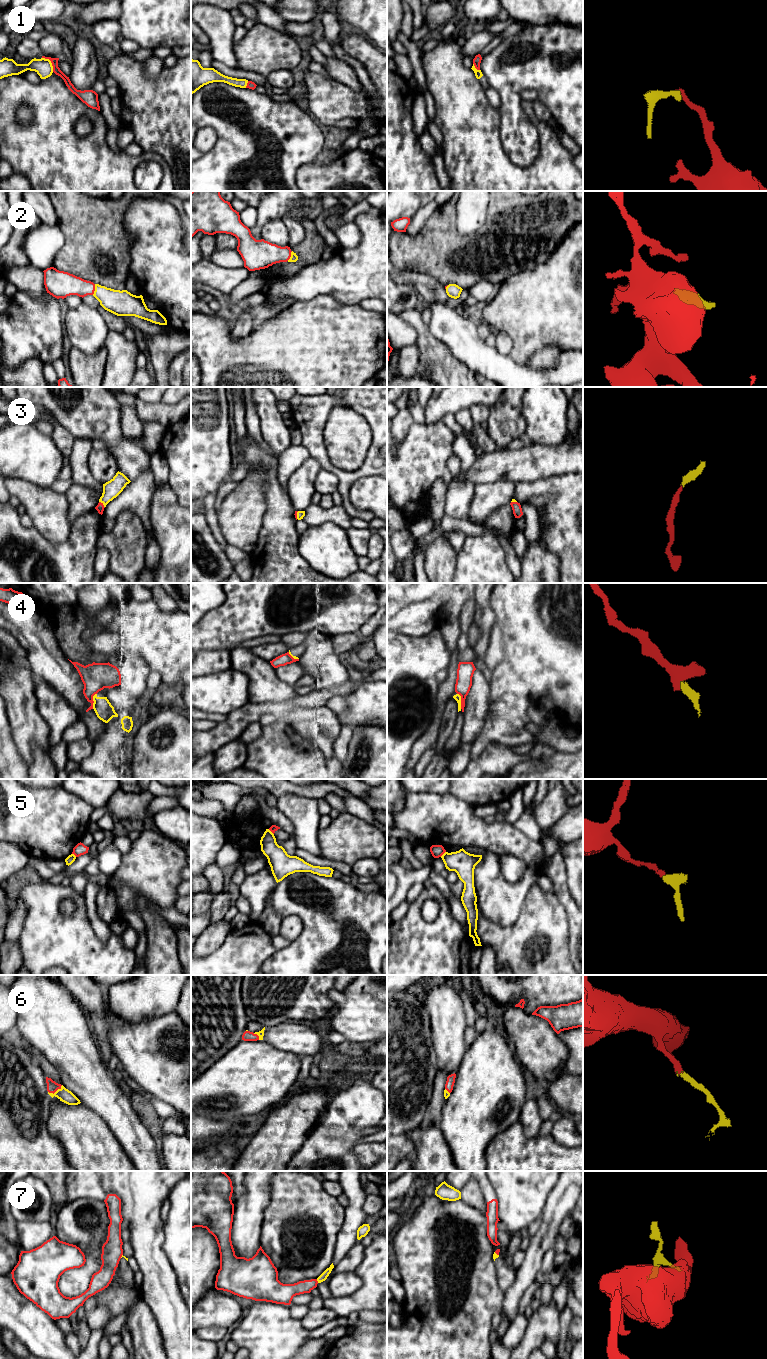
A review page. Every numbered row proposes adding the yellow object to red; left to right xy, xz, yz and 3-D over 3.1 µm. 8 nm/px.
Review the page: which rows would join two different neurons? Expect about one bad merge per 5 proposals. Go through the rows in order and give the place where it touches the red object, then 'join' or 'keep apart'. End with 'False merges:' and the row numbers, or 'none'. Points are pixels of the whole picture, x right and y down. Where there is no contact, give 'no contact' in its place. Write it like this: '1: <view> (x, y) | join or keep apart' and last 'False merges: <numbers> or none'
1: xy (51, 62) | keep apart
2: xy (94, 289) | join
3: xy (102, 504) | join
4: xy (93, 701) | keep apart
5: yz (442, 854) | keep apart
6: xy (55, 1091) | join
7: xz (317, 1281) | keep apart
False merges: 1, 4, 5, 7

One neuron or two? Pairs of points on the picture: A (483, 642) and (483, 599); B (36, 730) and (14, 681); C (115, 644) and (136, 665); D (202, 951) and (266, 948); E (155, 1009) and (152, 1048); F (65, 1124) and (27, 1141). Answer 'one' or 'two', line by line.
A: one
B: one
C: one
D: two
E: two
F: two

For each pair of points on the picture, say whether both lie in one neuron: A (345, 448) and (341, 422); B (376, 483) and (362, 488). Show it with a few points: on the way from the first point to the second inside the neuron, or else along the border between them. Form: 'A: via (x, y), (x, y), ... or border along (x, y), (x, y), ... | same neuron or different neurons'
A: via (345, 442), (344, 428) | same neuron
B: via (373, 486), (365, 488) | same neuron

